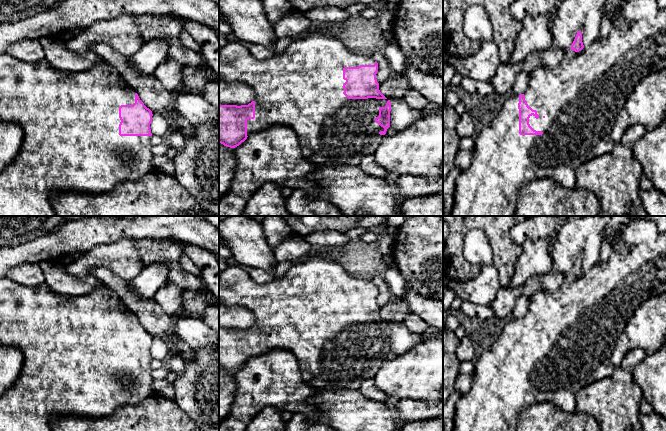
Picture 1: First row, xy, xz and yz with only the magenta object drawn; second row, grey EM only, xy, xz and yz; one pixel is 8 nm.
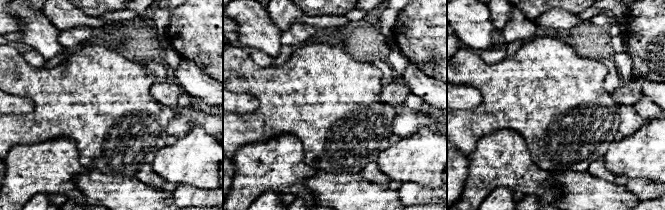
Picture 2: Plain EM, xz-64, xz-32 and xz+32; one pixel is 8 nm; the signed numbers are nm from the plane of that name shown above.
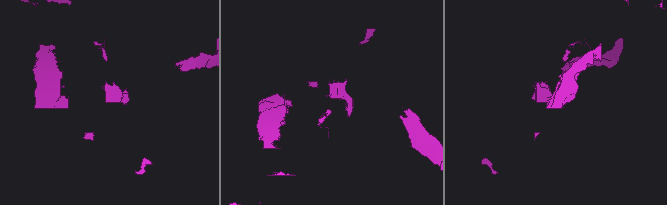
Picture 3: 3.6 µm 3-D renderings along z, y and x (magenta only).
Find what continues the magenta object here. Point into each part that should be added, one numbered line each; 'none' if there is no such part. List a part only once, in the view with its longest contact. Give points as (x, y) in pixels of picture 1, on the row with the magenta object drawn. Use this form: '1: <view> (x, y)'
1: xz (302, 88)

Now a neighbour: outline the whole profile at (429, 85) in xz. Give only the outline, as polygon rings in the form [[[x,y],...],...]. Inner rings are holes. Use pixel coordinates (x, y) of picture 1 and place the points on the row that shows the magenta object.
[[[405,63],[402,75],[407,77],[411,88],[420,92],[426,99],[443,110],[443,77],[425,73]]]

